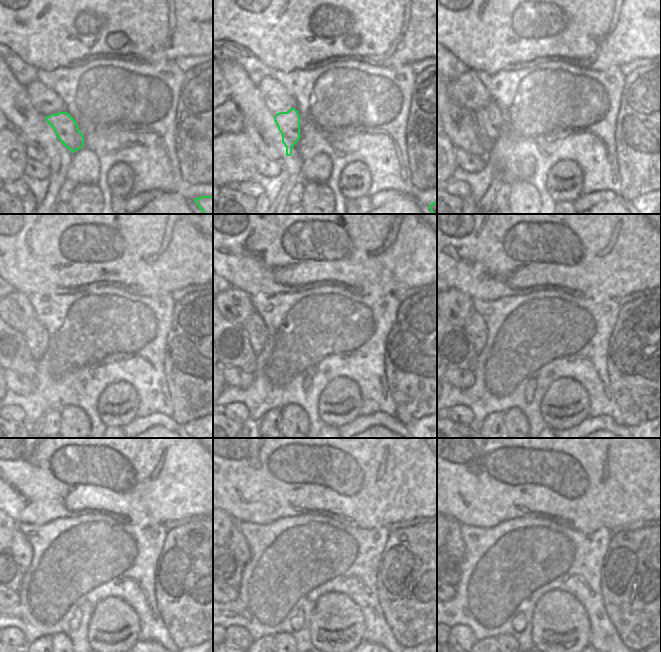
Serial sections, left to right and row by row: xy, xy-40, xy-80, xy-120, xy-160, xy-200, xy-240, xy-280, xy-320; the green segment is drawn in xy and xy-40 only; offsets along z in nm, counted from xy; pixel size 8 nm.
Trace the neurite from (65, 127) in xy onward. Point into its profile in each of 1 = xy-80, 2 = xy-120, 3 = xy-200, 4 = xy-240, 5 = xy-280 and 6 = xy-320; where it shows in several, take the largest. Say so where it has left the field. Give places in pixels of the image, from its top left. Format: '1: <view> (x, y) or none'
1: xy-80 (490, 118)
2: xy-120 (36, 336)
3: xy-200 (475, 328)
4: xy-240 (20, 548)
5: xy-280 (237, 544)
6: xy-320 (457, 548)

